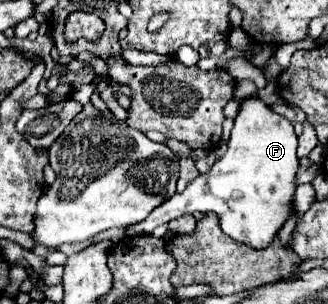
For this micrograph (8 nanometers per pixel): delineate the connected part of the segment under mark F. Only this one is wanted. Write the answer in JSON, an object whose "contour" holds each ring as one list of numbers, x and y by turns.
{"contour":[[258,97,242,101,226,153,214,161,210,171,200,173,196,179,192,179,184,193,176,193,170,197,170,201,166,201,166,205,154,209,148,219,130,225,124,237,150,235,154,227,166,225,170,219,196,211,212,211,218,215,218,223,228,237,252,249,266,249,284,227,288,217,294,213,294,193,298,187,296,145,298,141,294,127,288,119,270,111,270,107,264,105]]}

